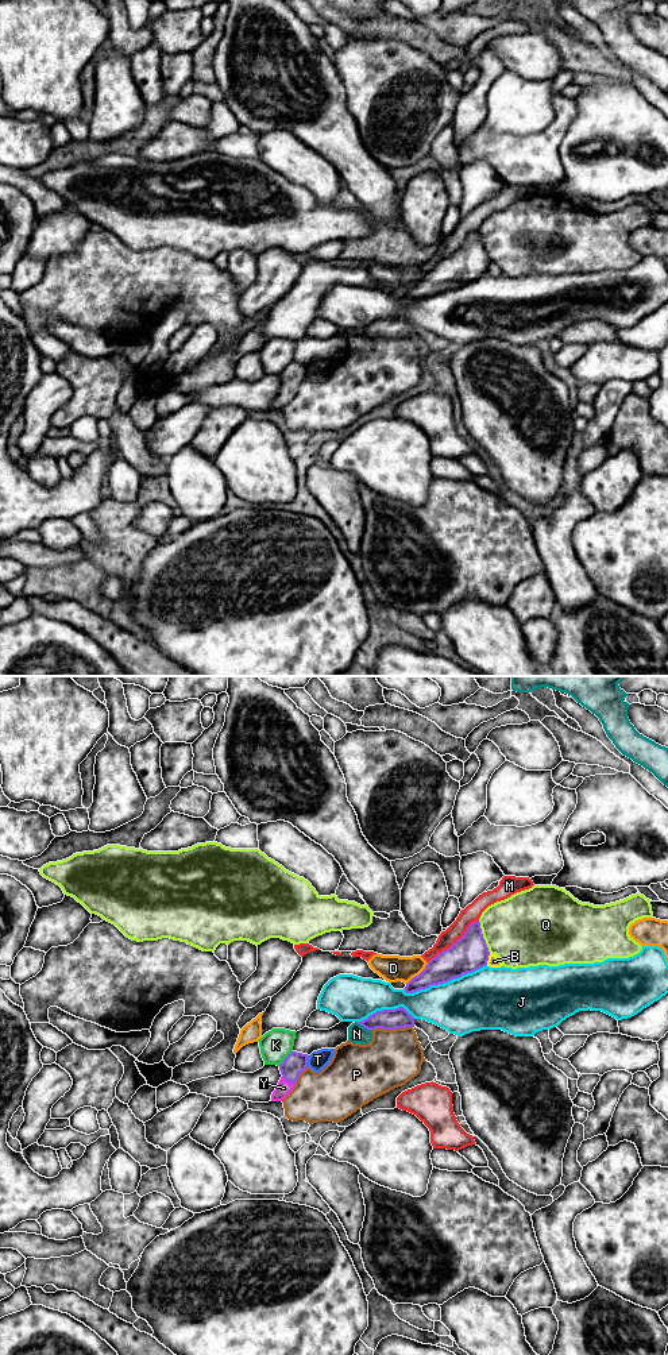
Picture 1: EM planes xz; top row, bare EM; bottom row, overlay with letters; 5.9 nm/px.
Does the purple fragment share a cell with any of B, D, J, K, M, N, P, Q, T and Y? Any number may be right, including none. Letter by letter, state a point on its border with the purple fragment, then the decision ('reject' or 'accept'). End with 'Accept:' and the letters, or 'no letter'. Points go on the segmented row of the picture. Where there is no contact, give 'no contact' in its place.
B: meets purple in xz at (487, 960); reject
D: meets purple in xz at (419, 975); reject
J: meets purple in xz at (444, 981); reject
K: meets purple in xz at (285, 1058); reject
M: meets purple in xz at (455, 942); reject
N: meets purple in xz at (365, 1027); reject
P: meets purple in xz at (392, 1029); reject
Q: meets purple in xz at (482, 937); reject
T: meets purple in xz at (307, 1061); reject
Y: meets purple in xz at (289, 1083); accept
Accept: Y

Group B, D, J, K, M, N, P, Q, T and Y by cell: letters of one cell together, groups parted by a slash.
B / D / J / K / M / N / P / Q / T / Y

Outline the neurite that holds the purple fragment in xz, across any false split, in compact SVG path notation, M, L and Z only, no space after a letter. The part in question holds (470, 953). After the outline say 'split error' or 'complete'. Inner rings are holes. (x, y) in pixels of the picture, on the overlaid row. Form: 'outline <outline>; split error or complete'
outline M476 920L449 949L432 958L420 974L406 984L405 992L413 993L472 973L487 965L489 956L480 922Z; complete

